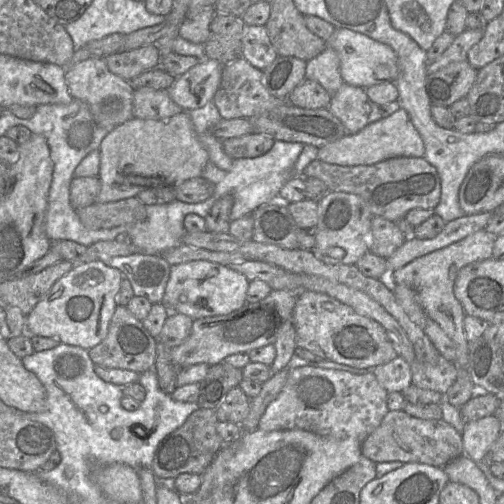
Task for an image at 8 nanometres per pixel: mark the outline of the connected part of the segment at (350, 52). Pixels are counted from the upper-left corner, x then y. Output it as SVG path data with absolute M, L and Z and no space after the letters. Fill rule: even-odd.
M336 28L326 41L334 49L340 61L340 74L344 83L367 89L370 86L394 82L399 73L398 58L394 50L368 36L345 28Z

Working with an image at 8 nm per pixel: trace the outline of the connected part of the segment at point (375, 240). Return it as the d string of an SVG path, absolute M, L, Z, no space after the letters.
M373 216L370 231L370 252L387 259L406 239L405 231L398 222Z

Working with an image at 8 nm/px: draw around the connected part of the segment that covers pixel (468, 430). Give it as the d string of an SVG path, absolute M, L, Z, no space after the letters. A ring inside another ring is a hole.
M495 415L466 421L461 433L463 454L476 464L489 459L490 447L500 434L500 422Z

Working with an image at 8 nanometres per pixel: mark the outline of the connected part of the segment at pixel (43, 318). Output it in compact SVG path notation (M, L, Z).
M101 260L75 264L26 316L26 333L56 338L62 344L90 350L107 336L122 277L118 269Z

